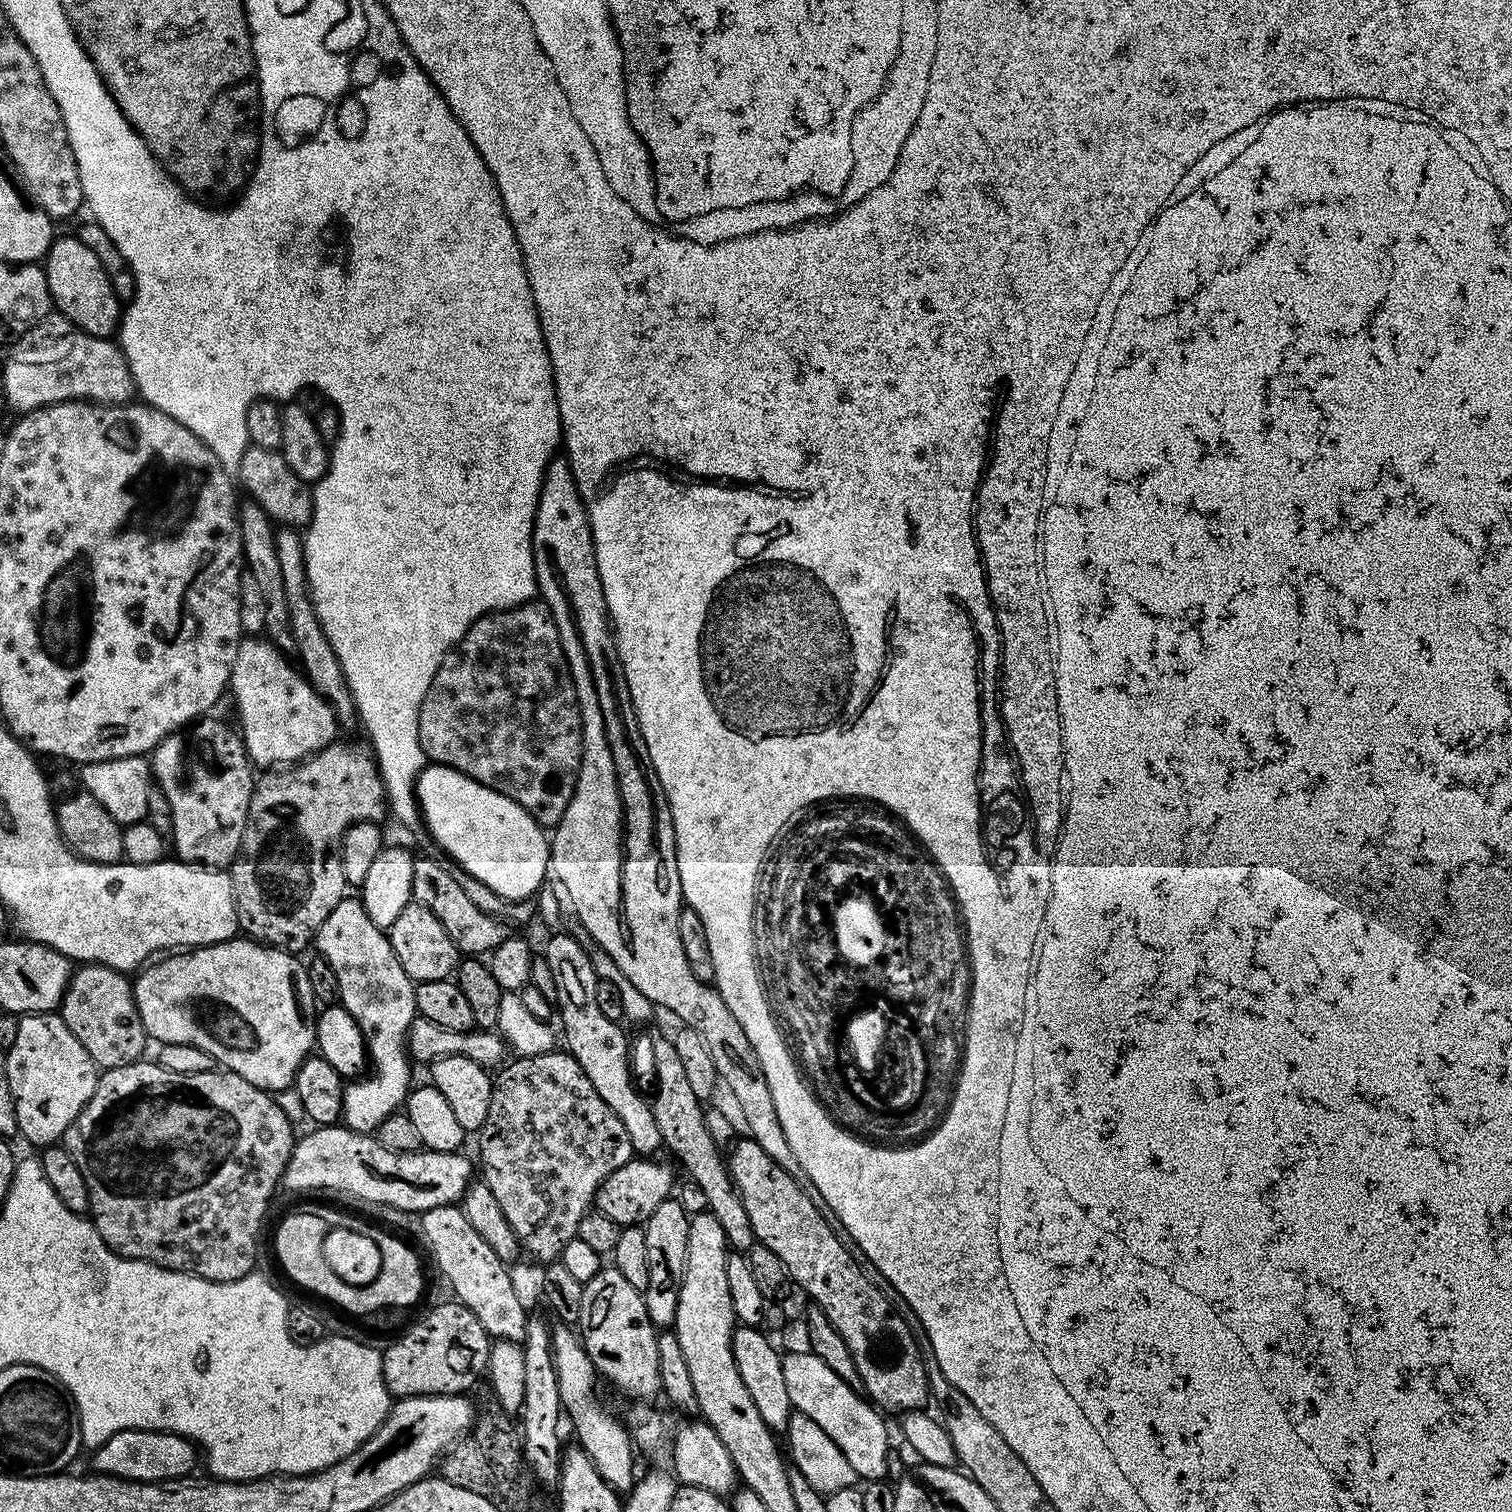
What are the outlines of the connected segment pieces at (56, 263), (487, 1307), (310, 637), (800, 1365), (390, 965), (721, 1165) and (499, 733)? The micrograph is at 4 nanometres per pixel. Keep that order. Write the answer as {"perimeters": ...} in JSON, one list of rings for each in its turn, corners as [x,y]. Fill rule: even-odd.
{"perimeters":[[[[57,235],[48,253],[44,255],[42,267],[50,290],[53,309],[65,316],[74,326],[78,326],[91,336],[112,338],[117,335],[122,319],[122,301],[116,296],[114,286],[102,270],[102,262],[90,251],[90,246],[82,242],[79,235]]],[[[456,1204],[438,1206],[420,1213],[422,1218],[422,1240],[428,1243],[442,1275],[448,1279],[452,1292],[459,1303],[464,1304],[478,1322],[482,1322],[492,1340],[523,1341],[529,1309],[524,1309],[516,1284],[508,1273],[509,1265],[482,1242],[482,1234],[470,1226],[463,1207]]],[[[281,527],[276,533],[276,546],[279,569],[282,570],[282,583],[286,586],[286,606],[290,606],[290,630],[294,634],[295,655],[300,656],[299,667],[310,682],[310,686],[314,686],[314,690],[322,694],[322,698],[326,698],[326,702],[334,710],[337,725],[341,729],[357,727],[356,703],[346,682],[346,674],[338,662],[338,654],[334,654],[334,646],[330,646],[330,638],[326,638],[322,630],[322,622],[312,604],[301,533],[290,527]]],[[[813,1352],[787,1353],[782,1359],[782,1375],[786,1378],[786,1390],[790,1393],[793,1409],[806,1414],[810,1422],[818,1422],[818,1426],[822,1426],[822,1430],[826,1430],[826,1434],[830,1434],[830,1438],[838,1442],[838,1450],[846,1454],[846,1462],[854,1466],[857,1477],[864,1482],[883,1481],[887,1477],[884,1475],[888,1472],[888,1428],[880,1417],[883,1415],[859,1391],[843,1381],[834,1370],[830,1370],[830,1367]]],[[[345,898],[338,902],[338,906],[334,906],[334,910],[330,910],[330,918],[326,918],[326,922],[322,922],[318,930],[314,948],[326,962],[330,962],[330,966],[334,966],[334,974],[338,974],[339,1003],[351,1014],[354,1022],[364,1033],[370,1057],[370,1072],[372,1068],[372,1076],[365,1075],[363,1078],[353,1079],[345,1087],[342,1120],[353,1132],[372,1134],[386,1117],[391,1116],[407,1101],[408,1093],[414,1084],[413,1065],[408,1054],[408,1027],[418,1014],[416,984],[406,974],[406,970],[402,970],[402,962],[398,962],[398,954],[394,954],[389,933],[370,920],[360,898]]],[[[660,1036],[652,1044],[652,1068],[656,1071],[656,1097],[651,1097],[654,1122],[658,1122],[658,1134],[664,1139],[663,1147],[669,1148],[680,1159],[680,1164],[692,1175],[694,1183],[700,1187],[704,1195],[707,1211],[722,1226],[729,1245],[737,1253],[744,1254],[752,1248],[754,1237],[750,1218],[746,1218],[746,1208],[742,1206],[742,1198],[734,1191],[732,1177],[727,1169],[725,1159],[721,1156],[715,1138],[706,1130],[704,1121],[705,1105],[694,1094],[690,1082],[686,1079],[686,1069],[682,1066],[682,1058],[678,1055],[675,1043]]],[[[543,602],[519,604],[516,608],[507,608],[501,612],[488,612],[472,623],[470,630],[466,630],[463,638],[444,656],[430,682],[430,690],[426,690],[426,698],[422,698],[422,706],[418,710],[418,738],[425,757],[431,763],[441,764],[466,774],[482,786],[518,802],[522,810],[529,812],[541,828],[555,829],[560,823],[562,814],[566,814],[566,806],[570,806],[576,789],[576,779],[580,773],[580,763],[584,753],[584,723],[580,717],[580,699],[576,693],[576,684],[572,680],[572,671],[568,668],[568,659],[562,650],[558,626],[547,604]]]]}

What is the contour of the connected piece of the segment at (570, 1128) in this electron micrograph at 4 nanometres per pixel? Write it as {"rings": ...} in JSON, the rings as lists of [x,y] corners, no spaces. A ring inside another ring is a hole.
{"rings":[[[553,1050],[546,1054],[509,1059],[495,1073],[490,1094],[490,1114],[486,1114],[486,1122],[480,1127],[478,1139],[480,1139],[480,1164],[478,1160],[478,1168],[479,1171],[480,1168],[484,1171],[483,1183],[487,1184],[488,1189],[492,1191],[494,1202],[498,1202],[498,1206],[502,1208],[506,1222],[520,1240],[521,1249],[525,1253],[529,1252],[536,1260],[544,1260],[543,1262],[555,1261],[566,1246],[566,1242],[576,1239],[578,1222],[582,1222],[582,1218],[593,1207],[596,1193],[600,1191],[601,1184],[610,1174],[614,1174],[614,1170],[626,1166],[626,1162],[633,1159],[634,1156],[630,1134],[626,1134],[626,1126],[622,1126],[622,1118],[618,1118],[618,1114],[614,1114],[614,1110],[610,1110],[610,1106],[606,1106],[606,1102],[602,1102],[598,1090],[594,1090],[594,1082],[590,1082],[590,1078],[586,1078],[582,1066],[567,1050],[560,1050],[560,1052]]]}

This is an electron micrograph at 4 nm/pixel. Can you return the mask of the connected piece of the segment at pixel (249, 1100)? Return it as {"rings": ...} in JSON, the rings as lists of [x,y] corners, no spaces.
{"rings":[[[137,1062],[101,1071],[90,1102],[86,1102],[78,1118],[74,1118],[74,1122],[70,1122],[70,1126],[64,1131],[62,1147],[74,1158],[74,1166],[78,1166],[88,1187],[90,1219],[110,1251],[127,1260],[145,1260],[147,1264],[157,1264],[172,1272],[187,1272],[218,1283],[233,1283],[252,1274],[257,1267],[256,1239],[260,1236],[260,1227],[263,1226],[264,1215],[268,1212],[268,1199],[281,1183],[284,1167],[292,1152],[292,1124],[288,1121],[287,1114],[280,1109],[280,1104],[276,1101],[279,1099],[275,1095],[246,1082],[246,1078],[242,1078],[237,1072],[213,1070],[198,1074],[174,1074],[174,1070],[166,1070],[158,1062],[144,1063]]]}

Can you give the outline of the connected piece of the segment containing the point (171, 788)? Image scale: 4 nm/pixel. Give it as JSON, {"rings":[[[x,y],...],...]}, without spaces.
{"rings":[[[201,718],[168,737],[150,753],[150,772],[160,792],[166,794],[166,802],[172,807],[172,831],[170,848],[175,859],[186,864],[199,864],[205,868],[227,869],[235,860],[242,834],[246,830],[246,818],[250,810],[250,798],[254,787],[253,765],[244,749],[243,739],[235,727],[224,720]]]}

